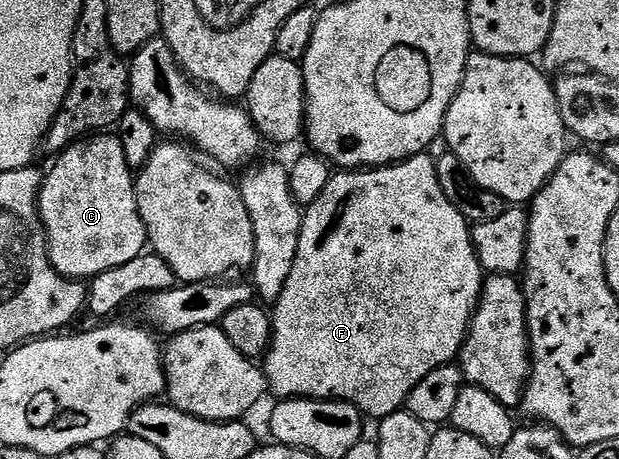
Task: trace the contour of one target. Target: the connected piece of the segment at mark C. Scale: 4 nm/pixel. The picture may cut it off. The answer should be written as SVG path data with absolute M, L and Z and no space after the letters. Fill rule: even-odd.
M94 134L89 138L83 138L70 147L65 148L62 152L57 153L54 165L42 177L42 186L38 190L36 197L36 207L38 210L38 218L42 221L42 231L46 233L46 252L50 255L50 264L61 276L69 276L70 279L79 282L85 281L87 278L93 278L104 274L104 270L112 270L116 266L124 266L124 262L132 262L132 258L143 255L147 251L148 241L146 239L146 227L140 218L140 210L136 202L136 194L134 186L136 176L132 169L128 166L128 158L124 158L124 146L118 141L117 135L114 134Z

